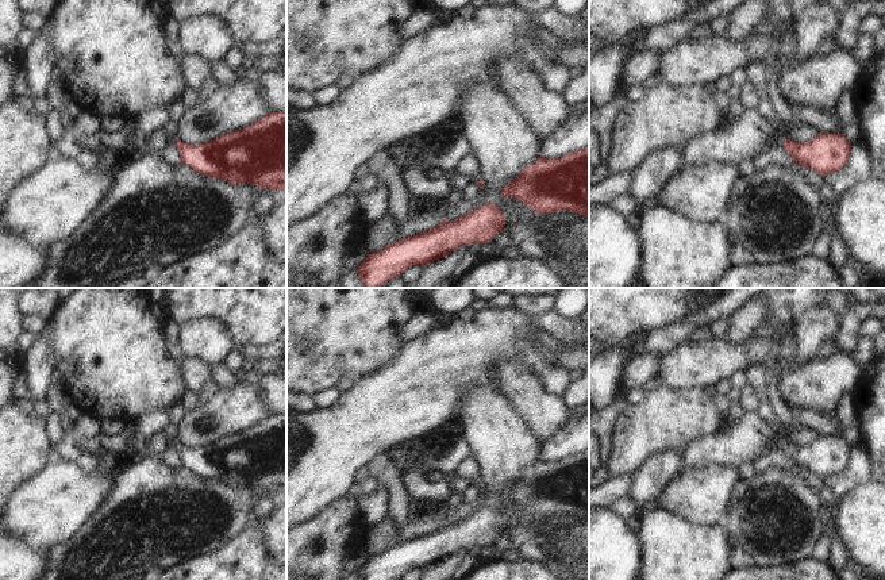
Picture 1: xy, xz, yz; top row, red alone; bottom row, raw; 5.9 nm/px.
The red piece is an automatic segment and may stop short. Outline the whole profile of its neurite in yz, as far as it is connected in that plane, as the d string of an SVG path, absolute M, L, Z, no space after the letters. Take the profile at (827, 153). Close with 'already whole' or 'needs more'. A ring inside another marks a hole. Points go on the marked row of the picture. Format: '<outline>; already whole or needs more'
M819 134L800 145L784 135L776 135L774 145L780 145L797 165L823 177L839 172L850 157L850 143L843 134Z; needs more

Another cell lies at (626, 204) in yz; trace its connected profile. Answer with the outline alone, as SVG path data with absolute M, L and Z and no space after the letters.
M623 193L615 197L608 206L617 211L623 218L635 220L636 215L639 214L640 208L634 196L630 193Z

